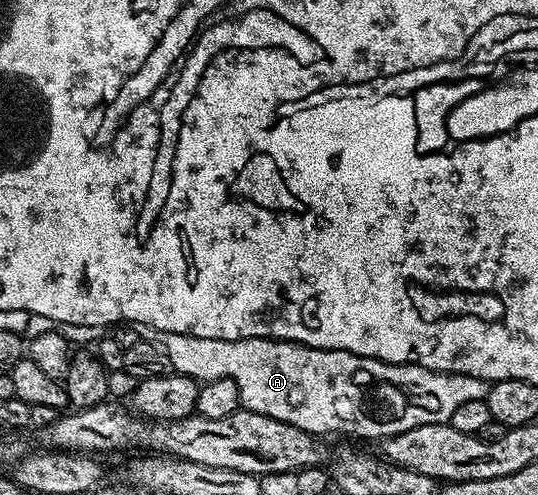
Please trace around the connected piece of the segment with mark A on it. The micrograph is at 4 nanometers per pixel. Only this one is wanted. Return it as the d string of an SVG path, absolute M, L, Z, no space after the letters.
M156 328L146 329L145 339L169 354L171 367L179 375L191 376L196 382L227 376L237 382L239 402L246 411L289 422L312 434L348 432L351 436L386 438L413 430L413 426L446 424L464 402L486 400L489 387L488 381L465 374L431 372L417 364L386 364L368 356L341 350L327 352L323 348L311 348L308 344L294 344L291 340L262 340L259 336L248 340L193 338L185 334L158 332Z

